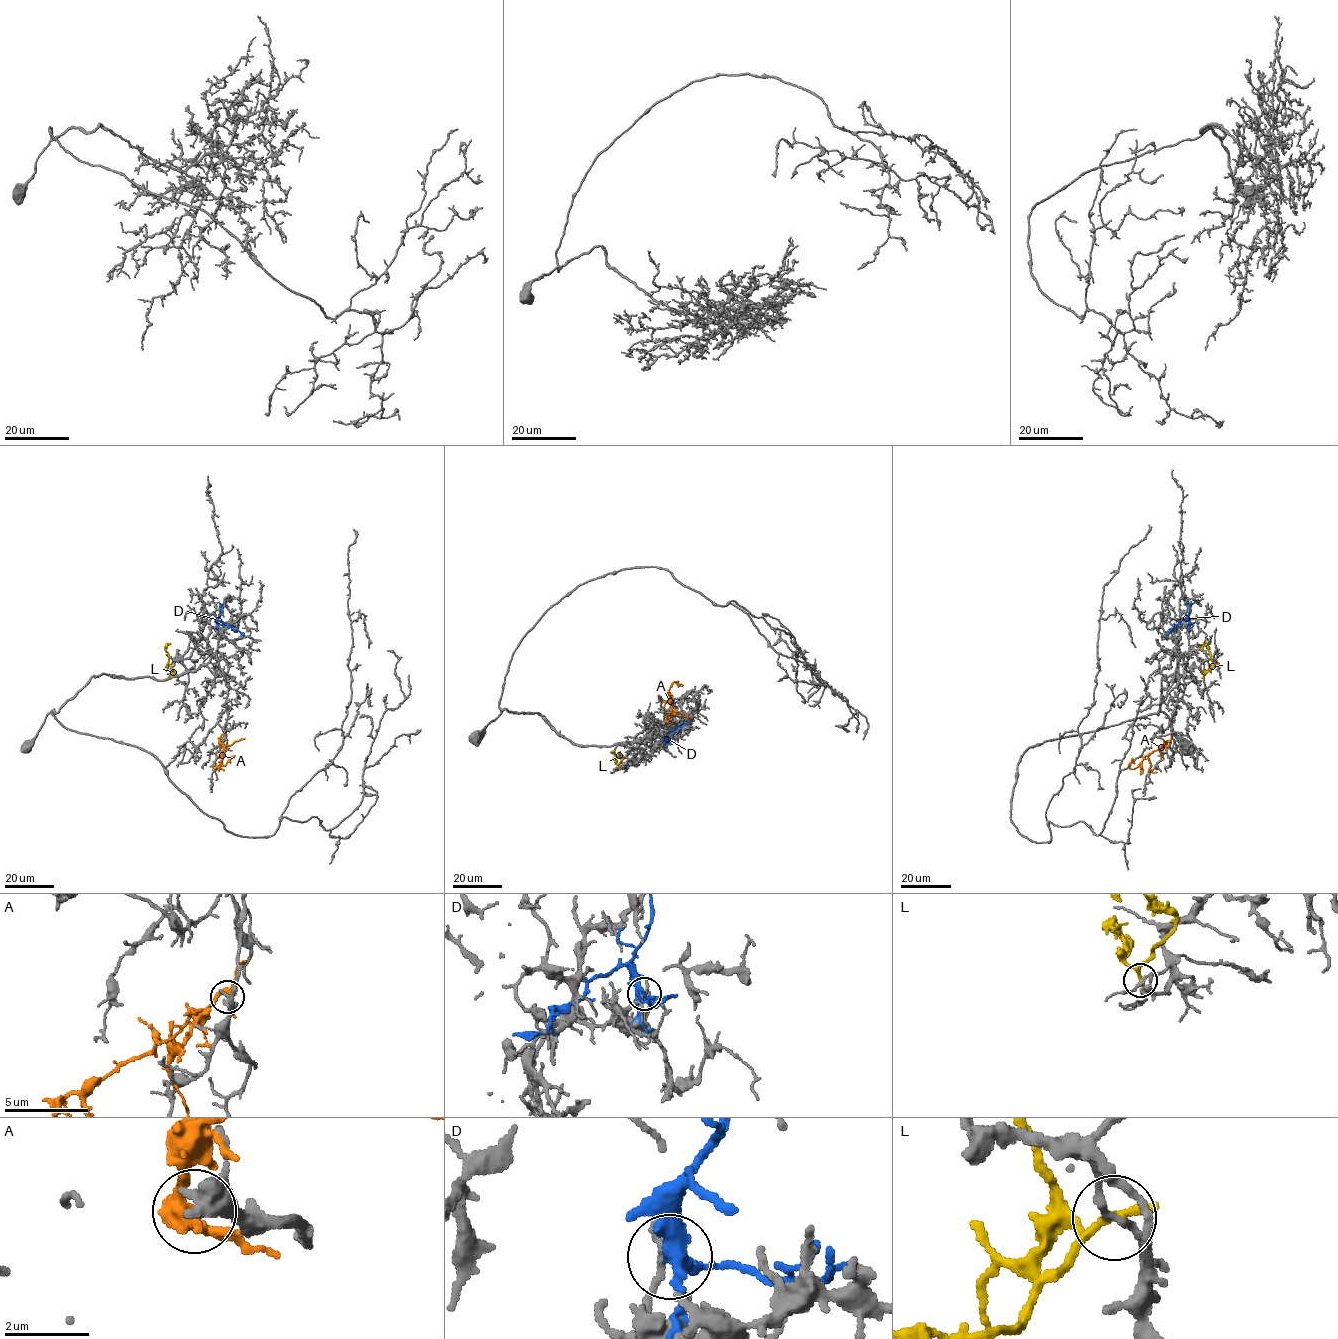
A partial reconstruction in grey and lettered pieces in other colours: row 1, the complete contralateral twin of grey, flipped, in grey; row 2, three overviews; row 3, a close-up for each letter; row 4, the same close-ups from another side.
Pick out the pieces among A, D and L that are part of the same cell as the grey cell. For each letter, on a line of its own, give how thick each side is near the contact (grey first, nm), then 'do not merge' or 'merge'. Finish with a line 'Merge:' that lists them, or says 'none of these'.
A: 180/320 nm | do not merge
D: 170/300 nm | do not merge
L: 170/160 nm | do not merge
Merge: none of these

